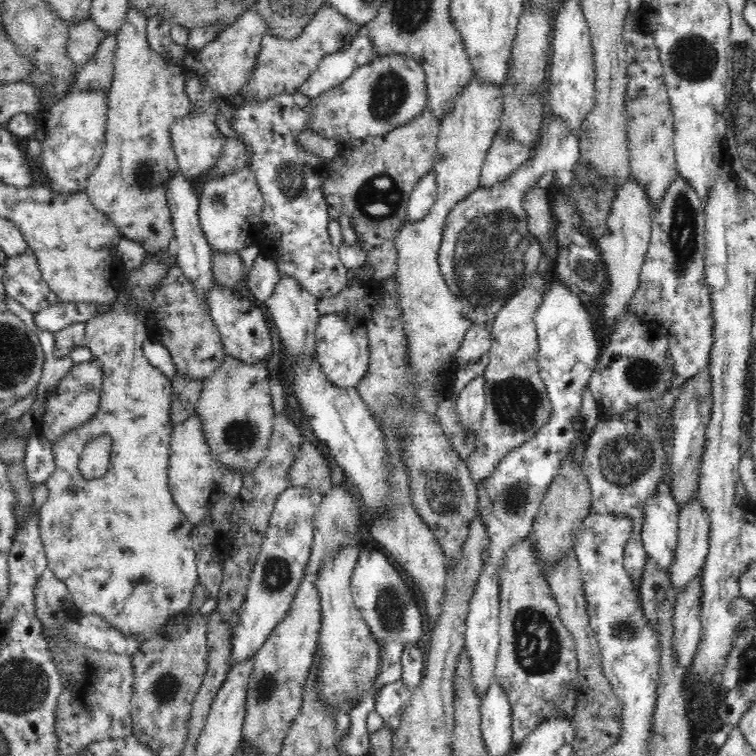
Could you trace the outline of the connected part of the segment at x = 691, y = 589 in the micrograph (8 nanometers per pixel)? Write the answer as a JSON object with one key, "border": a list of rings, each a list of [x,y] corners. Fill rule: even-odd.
{"border":[[[701,572],[678,594],[673,614],[673,657],[685,670],[691,665],[700,642],[700,604],[702,604]]]}

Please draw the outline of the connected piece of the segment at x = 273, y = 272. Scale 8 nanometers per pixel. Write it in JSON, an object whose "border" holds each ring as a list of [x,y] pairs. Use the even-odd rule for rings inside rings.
{"border":[[[260,253],[248,271],[247,288],[251,291],[251,297],[266,303],[266,300],[272,296],[276,284],[280,282],[280,278],[276,261]]]}

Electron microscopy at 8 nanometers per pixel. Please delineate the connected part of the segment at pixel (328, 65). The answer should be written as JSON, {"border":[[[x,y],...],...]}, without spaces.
{"border":[[[362,29],[350,46],[345,46],[342,51],[325,57],[320,62],[317,72],[308,76],[308,80],[299,91],[314,99],[330,90],[332,86],[342,84],[350,74],[359,67],[369,64],[376,56],[378,53],[374,51],[372,41]]]}

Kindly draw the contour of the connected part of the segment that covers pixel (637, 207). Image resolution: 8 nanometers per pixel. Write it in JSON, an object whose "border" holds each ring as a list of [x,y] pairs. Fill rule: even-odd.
{"border":[[[630,175],[617,190],[607,218],[608,230],[595,242],[599,250],[608,277],[603,298],[603,319],[613,327],[616,317],[629,306],[631,298],[639,287],[640,274],[651,240],[652,205],[644,187]]]}

